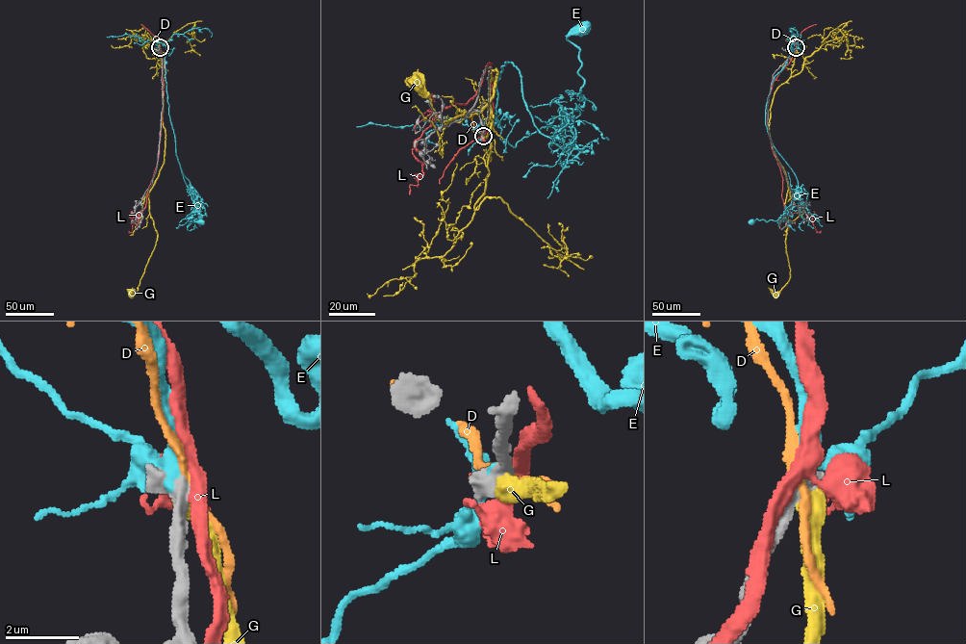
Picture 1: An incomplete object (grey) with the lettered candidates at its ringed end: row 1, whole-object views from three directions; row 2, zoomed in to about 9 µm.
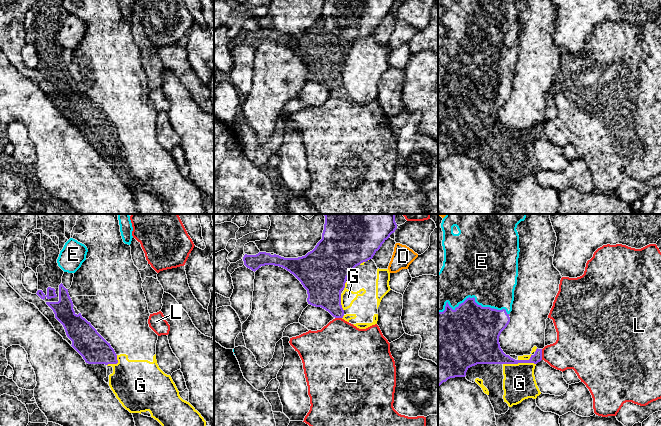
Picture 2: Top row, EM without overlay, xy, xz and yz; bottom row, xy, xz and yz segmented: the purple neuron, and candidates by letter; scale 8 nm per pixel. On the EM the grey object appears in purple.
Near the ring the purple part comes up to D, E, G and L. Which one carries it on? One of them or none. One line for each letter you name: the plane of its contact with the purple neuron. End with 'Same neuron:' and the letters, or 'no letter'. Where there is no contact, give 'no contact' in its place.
E: contact in yz
Same neuron: E

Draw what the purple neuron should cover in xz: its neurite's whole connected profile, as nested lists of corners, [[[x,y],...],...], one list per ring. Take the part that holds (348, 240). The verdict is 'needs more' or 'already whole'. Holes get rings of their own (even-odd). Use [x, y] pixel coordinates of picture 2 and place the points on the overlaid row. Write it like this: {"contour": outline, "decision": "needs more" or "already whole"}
{"contour": [[[324,214],[325,224],[322,239],[315,248],[305,256],[284,258],[259,252],[256,255],[243,257],[244,265],[252,271],[261,266],[279,266],[293,274],[307,290],[308,304],[321,307],[335,318],[343,318],[341,291],[345,288],[351,271],[363,262],[373,258],[382,244],[397,229],[395,214]]], "decision": "already whole"}

